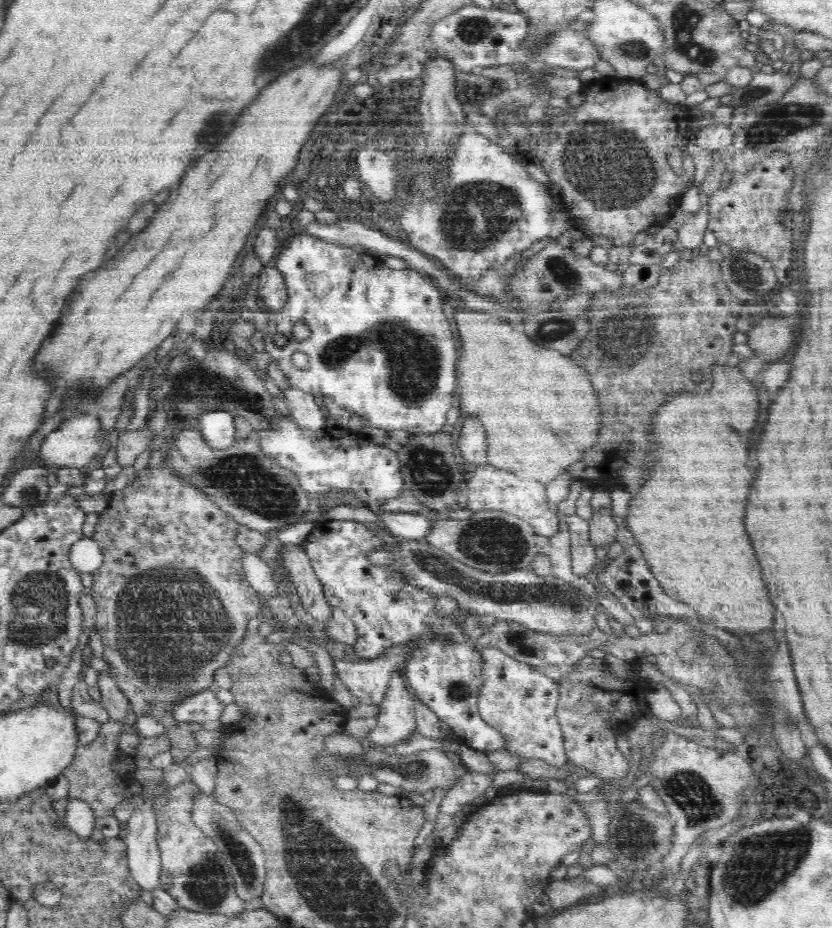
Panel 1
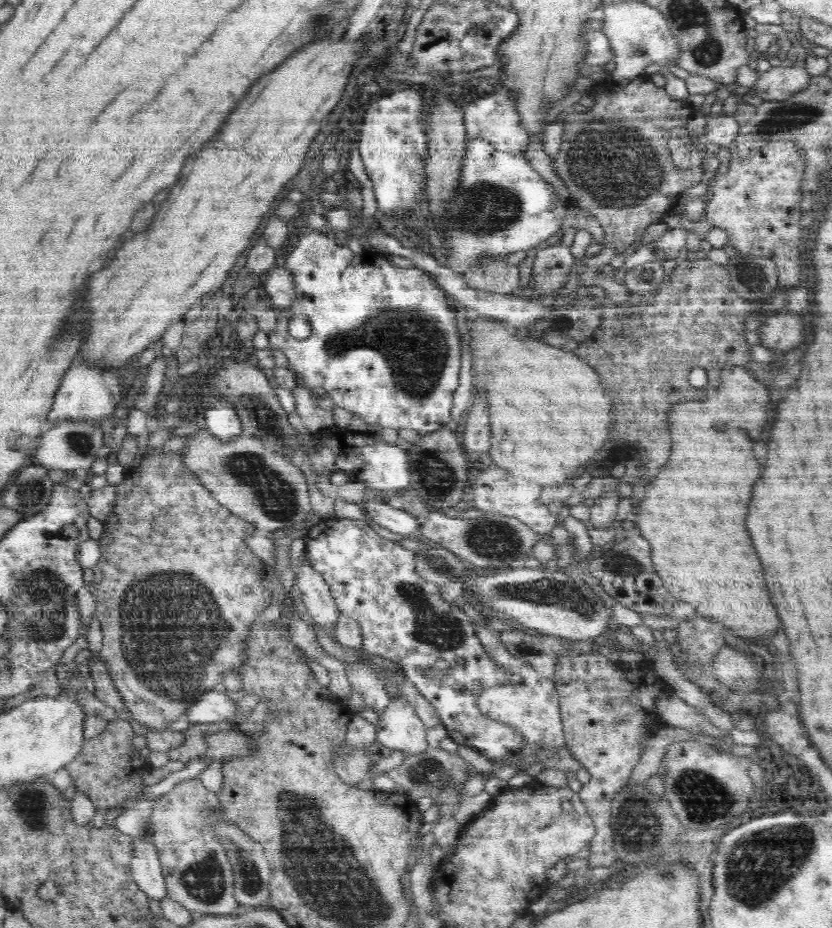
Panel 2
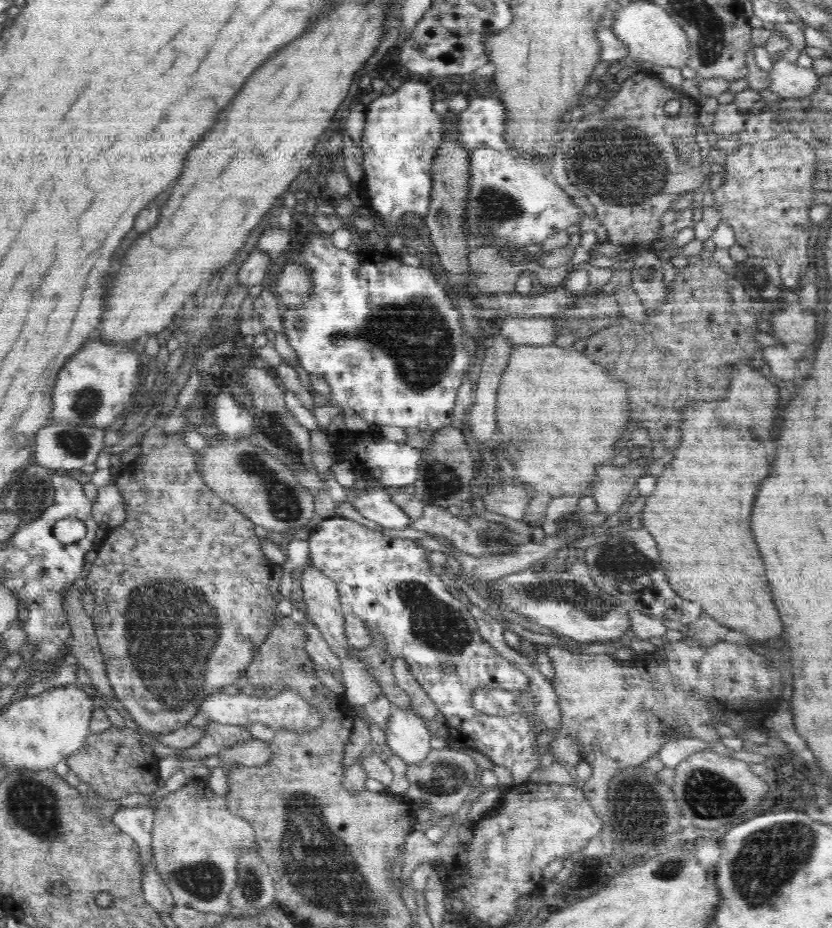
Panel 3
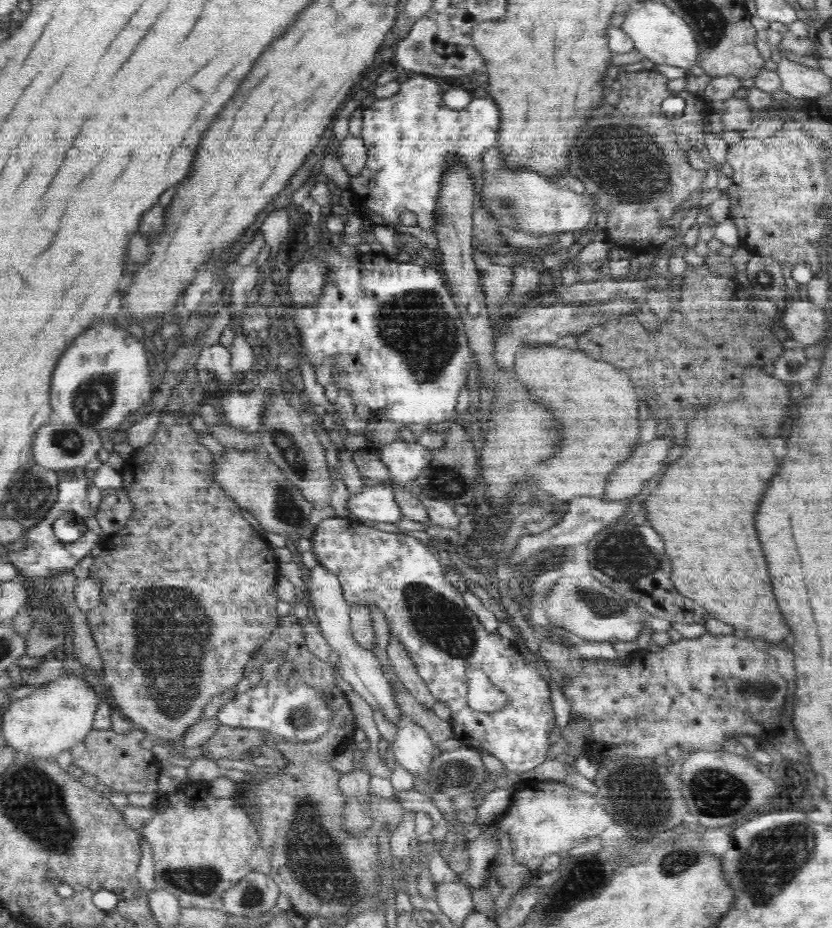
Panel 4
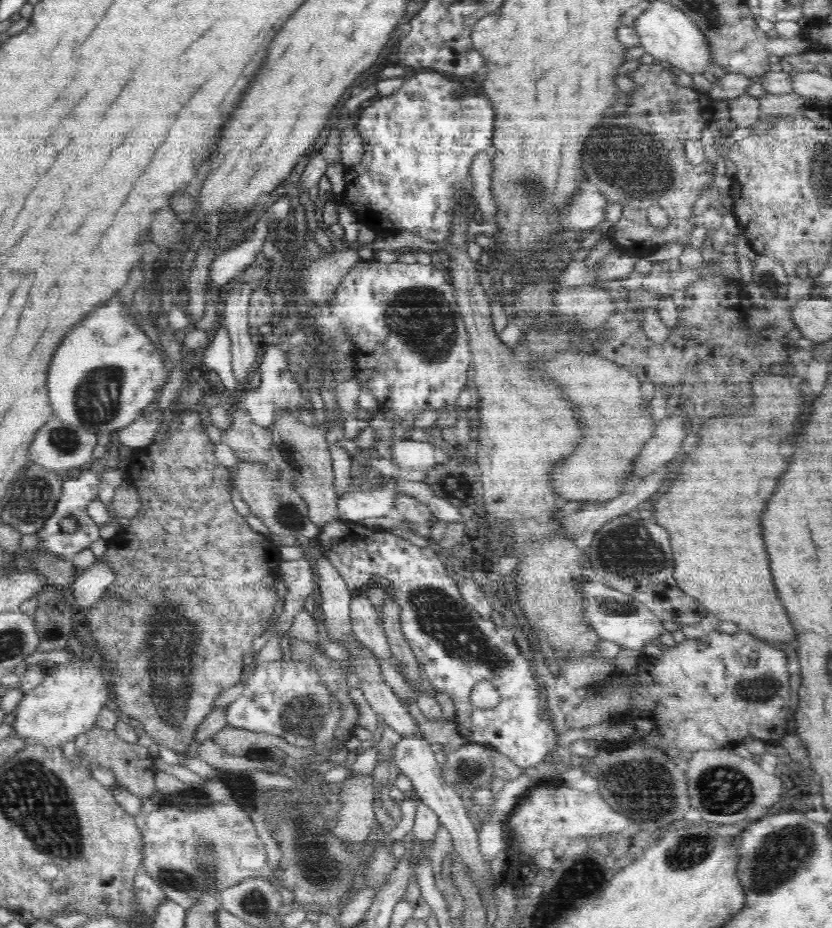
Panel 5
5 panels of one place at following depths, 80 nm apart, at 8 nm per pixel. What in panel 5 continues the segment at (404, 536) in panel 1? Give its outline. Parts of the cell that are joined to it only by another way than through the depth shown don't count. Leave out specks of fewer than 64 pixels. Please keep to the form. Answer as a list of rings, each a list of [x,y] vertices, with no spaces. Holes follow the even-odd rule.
[[[388,482],[378,490],[350,490],[343,497],[337,498],[341,520],[360,521],[364,518],[384,518],[393,516],[395,510],[394,484]]]

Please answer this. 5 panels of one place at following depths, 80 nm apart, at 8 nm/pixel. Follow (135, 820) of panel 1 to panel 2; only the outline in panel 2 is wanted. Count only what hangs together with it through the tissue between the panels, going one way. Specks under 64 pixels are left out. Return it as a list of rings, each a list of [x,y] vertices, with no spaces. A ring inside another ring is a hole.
[[[151,838],[132,839],[135,857],[132,858],[132,879],[147,894],[148,898],[160,900],[167,896],[163,871],[156,848]]]

